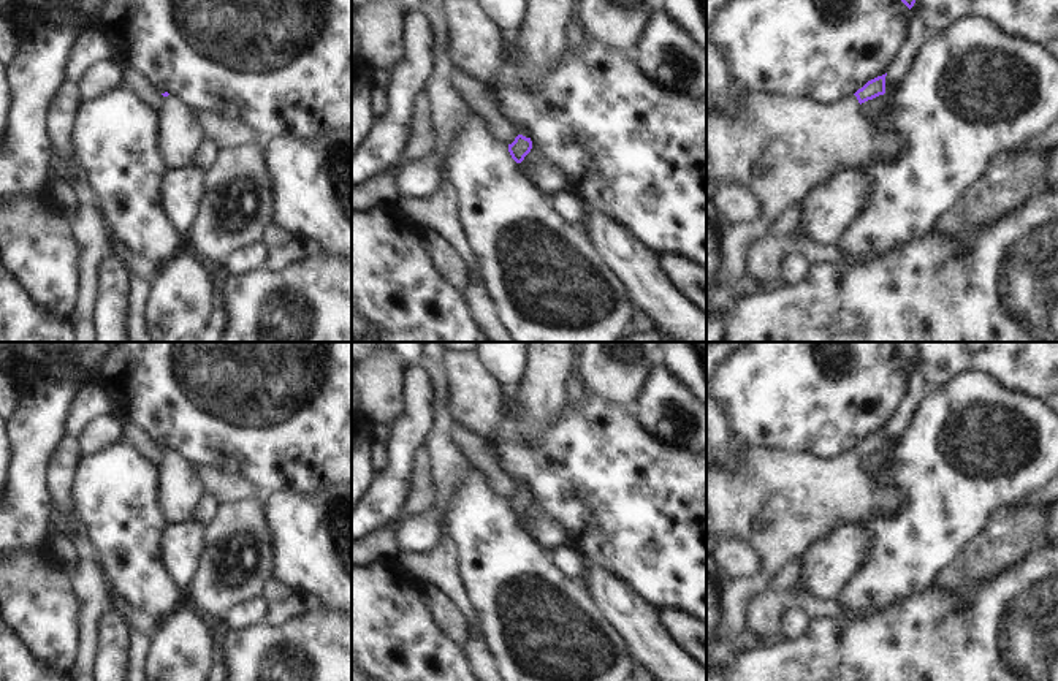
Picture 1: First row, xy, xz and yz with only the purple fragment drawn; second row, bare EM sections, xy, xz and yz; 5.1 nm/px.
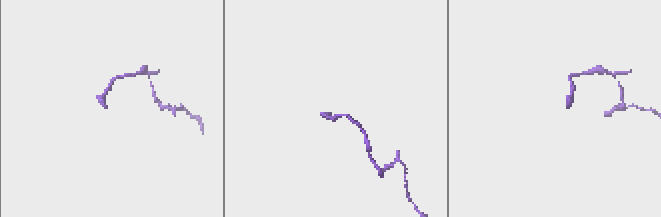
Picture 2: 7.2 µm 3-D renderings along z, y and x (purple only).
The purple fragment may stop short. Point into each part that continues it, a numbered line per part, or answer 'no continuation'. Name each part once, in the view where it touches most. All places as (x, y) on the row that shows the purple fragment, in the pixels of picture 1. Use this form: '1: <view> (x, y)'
1: yz (780, 148)

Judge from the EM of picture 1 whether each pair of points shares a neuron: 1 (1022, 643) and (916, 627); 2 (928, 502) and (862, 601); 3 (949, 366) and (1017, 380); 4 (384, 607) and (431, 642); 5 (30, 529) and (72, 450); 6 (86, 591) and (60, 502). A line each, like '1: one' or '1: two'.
1: one
2: one
3: one
4: one
5: two
6: one

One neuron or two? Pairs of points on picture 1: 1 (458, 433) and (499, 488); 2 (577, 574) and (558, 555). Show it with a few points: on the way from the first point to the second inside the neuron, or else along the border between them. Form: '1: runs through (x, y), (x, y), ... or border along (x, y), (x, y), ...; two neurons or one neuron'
1: runs through (472, 447), (493, 474); one neuron
2: runs through (572, 569), (563, 559); one neuron

